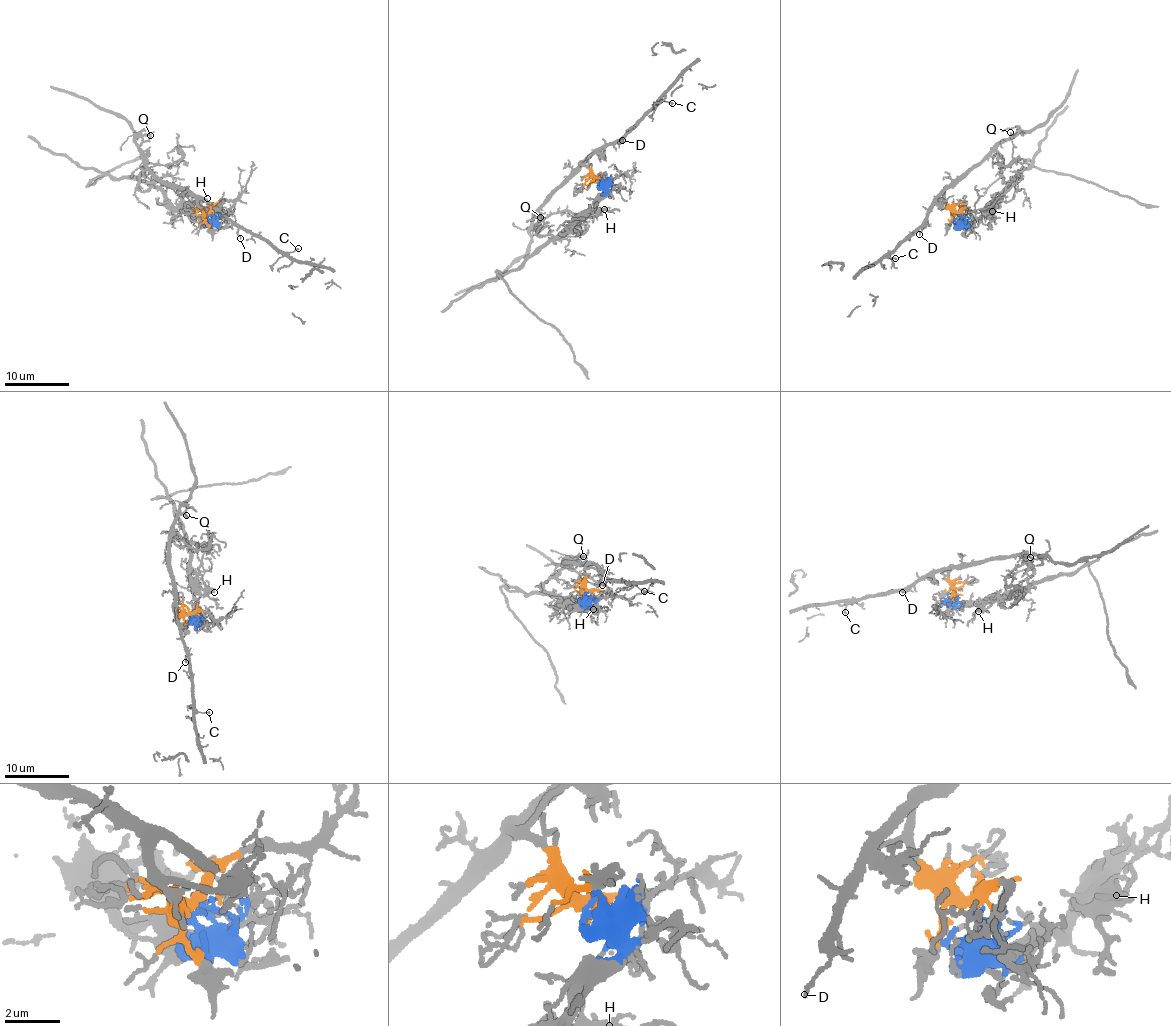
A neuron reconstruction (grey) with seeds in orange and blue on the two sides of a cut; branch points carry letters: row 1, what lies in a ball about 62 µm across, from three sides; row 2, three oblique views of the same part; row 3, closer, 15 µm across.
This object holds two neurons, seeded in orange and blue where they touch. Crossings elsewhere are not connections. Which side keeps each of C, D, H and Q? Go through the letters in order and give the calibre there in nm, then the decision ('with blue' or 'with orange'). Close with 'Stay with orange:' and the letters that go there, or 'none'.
C: 130 nm | with orange
D: 130 nm | with orange
H: 220 nm | with blue
Q: 120 nm | with orange
Stay with orange: C, D, Q

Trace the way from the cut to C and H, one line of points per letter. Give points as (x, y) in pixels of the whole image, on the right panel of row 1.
C: (959, 214), (945, 201), (937, 200), (918, 227), (905, 235), (889, 254), (895, 258)
H: (959, 214), (965, 222), (971, 224), (992, 211)

